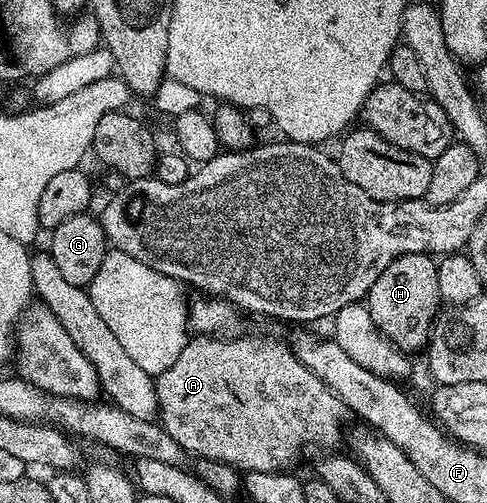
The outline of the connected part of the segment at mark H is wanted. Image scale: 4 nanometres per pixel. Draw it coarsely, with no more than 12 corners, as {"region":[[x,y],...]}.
{"region":[[428,253],[389,262],[368,290],[373,322],[422,353],[441,311]]}

